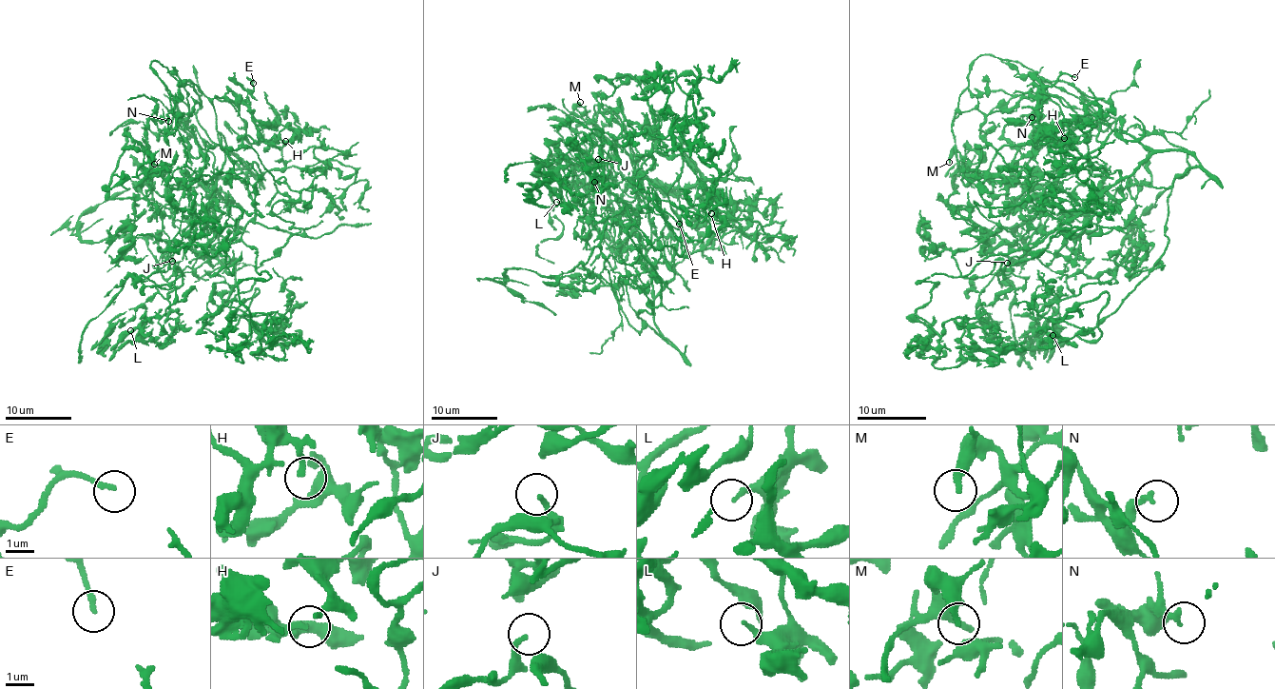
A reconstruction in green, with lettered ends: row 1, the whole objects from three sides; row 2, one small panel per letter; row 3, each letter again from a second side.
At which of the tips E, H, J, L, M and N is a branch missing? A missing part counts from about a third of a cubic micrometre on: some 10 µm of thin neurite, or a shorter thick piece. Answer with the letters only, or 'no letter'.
E, J

